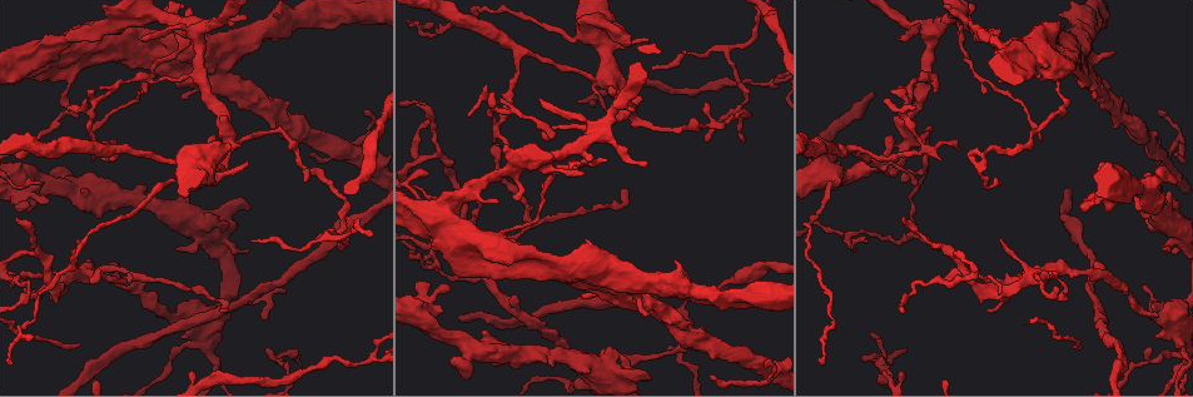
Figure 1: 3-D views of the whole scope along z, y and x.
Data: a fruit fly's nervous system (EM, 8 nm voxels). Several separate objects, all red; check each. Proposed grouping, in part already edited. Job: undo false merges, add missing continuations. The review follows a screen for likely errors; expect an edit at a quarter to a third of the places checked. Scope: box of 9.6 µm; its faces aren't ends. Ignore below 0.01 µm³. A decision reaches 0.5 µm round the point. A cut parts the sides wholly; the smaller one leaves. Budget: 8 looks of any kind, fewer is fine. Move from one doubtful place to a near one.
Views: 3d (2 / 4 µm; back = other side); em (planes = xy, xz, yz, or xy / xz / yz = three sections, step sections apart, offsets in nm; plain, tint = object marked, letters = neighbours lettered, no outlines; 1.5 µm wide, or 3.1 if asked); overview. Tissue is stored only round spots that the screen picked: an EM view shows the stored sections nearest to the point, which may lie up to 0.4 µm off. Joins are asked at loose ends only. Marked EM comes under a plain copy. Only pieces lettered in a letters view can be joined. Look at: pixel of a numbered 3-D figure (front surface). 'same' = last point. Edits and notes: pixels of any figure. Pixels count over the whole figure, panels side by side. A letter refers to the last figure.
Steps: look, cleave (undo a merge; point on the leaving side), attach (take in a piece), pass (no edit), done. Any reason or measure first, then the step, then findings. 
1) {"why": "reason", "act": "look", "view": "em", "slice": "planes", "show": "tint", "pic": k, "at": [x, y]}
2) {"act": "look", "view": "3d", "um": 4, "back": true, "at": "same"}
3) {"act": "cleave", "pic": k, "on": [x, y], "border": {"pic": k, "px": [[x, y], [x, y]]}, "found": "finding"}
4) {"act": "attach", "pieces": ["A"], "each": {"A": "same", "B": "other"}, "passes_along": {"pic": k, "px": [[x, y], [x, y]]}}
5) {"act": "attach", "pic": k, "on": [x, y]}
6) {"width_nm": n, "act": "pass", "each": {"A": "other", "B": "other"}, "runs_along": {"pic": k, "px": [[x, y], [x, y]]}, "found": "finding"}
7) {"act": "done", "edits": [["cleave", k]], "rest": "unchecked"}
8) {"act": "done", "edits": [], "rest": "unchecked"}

{"why": "an open end", "act": "look", "view": "3d", "um": 4, "pic": 1, "at": [419, 262]}

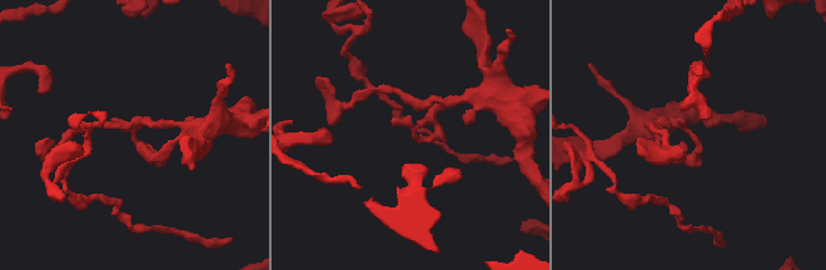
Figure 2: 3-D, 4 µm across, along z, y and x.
{"act": "look", "view": "em", "slice": "planes", "show": "letters", "pic": 2, "at": [414, 135]}

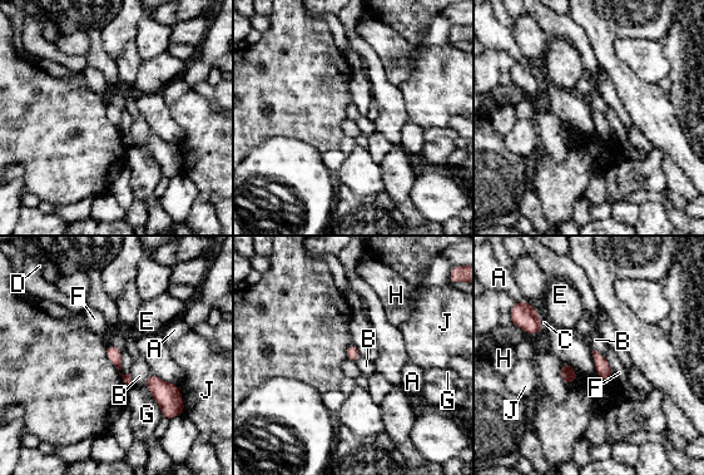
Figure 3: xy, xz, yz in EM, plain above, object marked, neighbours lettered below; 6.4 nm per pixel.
{"width_nm": 80, "act": "pass", "each": {"A": "other", "B": "other", "C": "other", "D": "other", "E": "other", "F": "other", "G": "other", "H": "other", "J": "other"}, "runs_along": {"pic": 3, "px": [[110, 349], [118, 370], [130, 385]]}, "found": "none of them fits"}

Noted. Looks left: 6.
{"why": "sharp bend", "act": "look", "view": "em", "slice": "planes", "show": "tint", "pic": 1, "at": [850, 235]}

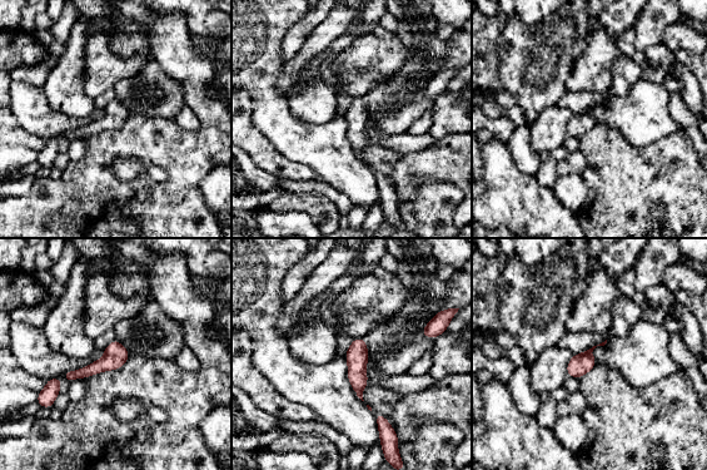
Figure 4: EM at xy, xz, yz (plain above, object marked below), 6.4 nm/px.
{"why": "see the neighbours", "act": "look", "view": "em", "slice": "planes", "show": "letters", "at": "same"}

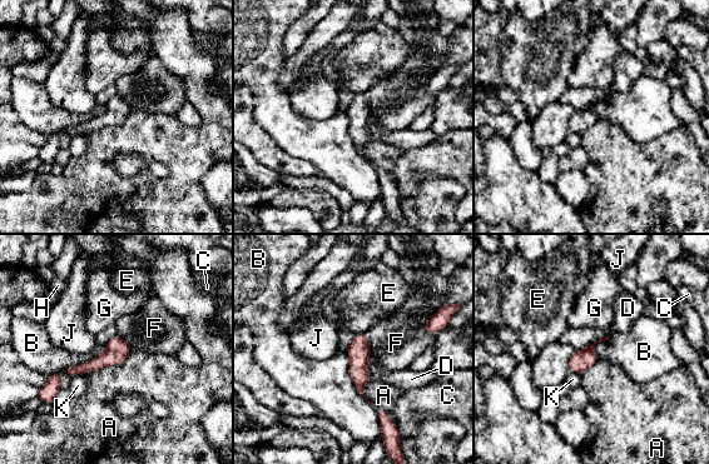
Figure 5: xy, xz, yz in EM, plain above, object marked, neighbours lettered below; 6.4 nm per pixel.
{"width_nm": 140, "longest_contact_nm": ["A", 340], "act": "pass", "each": {"A": "other", "B": "other", "C": "other", "D": "other", "E": "other", "F": "other", "G": "other", "H": "other", "J": "other", "K": "other"}, "found": "continuous, no second neuron"}

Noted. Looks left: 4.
{"why": "sharp bend", "act": "look", "view": "em", "slice": "planes", "show": "tint", "pic": 1, "at": [606, 71]}

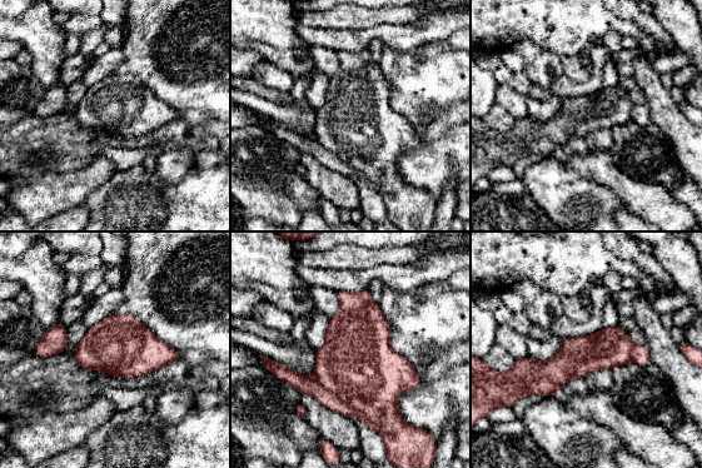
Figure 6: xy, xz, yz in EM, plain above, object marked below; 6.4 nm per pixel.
{"why": "what lies round it", "act": "look", "view": "em", "slice": "planes", "show": "letters", "at": "same"}

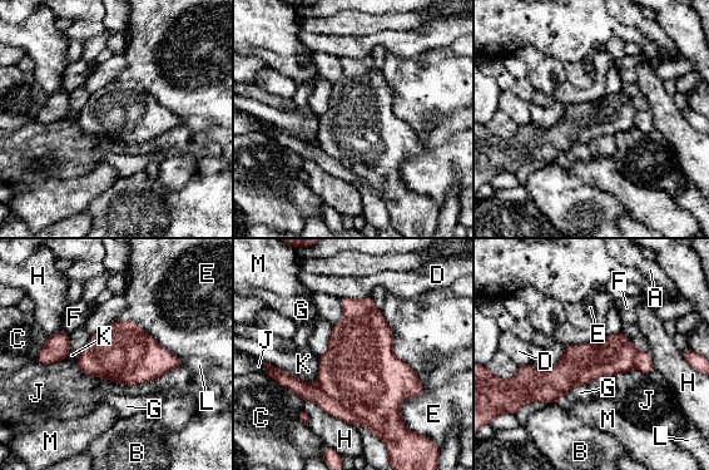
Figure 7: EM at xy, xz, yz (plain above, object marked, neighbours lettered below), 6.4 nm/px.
{"act": "cleave", "pic": 7, "on": [331, 406], "each": {"A": "other", "B": "other", "C": "other", "D": "other", "E": "other", "F": "other", "G": "other", "H": "other", "J": "other", "K": "other", "L": "other", "M": "other"}, "border": {"pic": 7, "px": [[317, 384], [377, 429], [385, 440]]}, "found": "a second neuron is stuck on"}

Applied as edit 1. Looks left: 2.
{"act": "done", "edits": [["cleave", 7]], "rest": "unchecked"}

